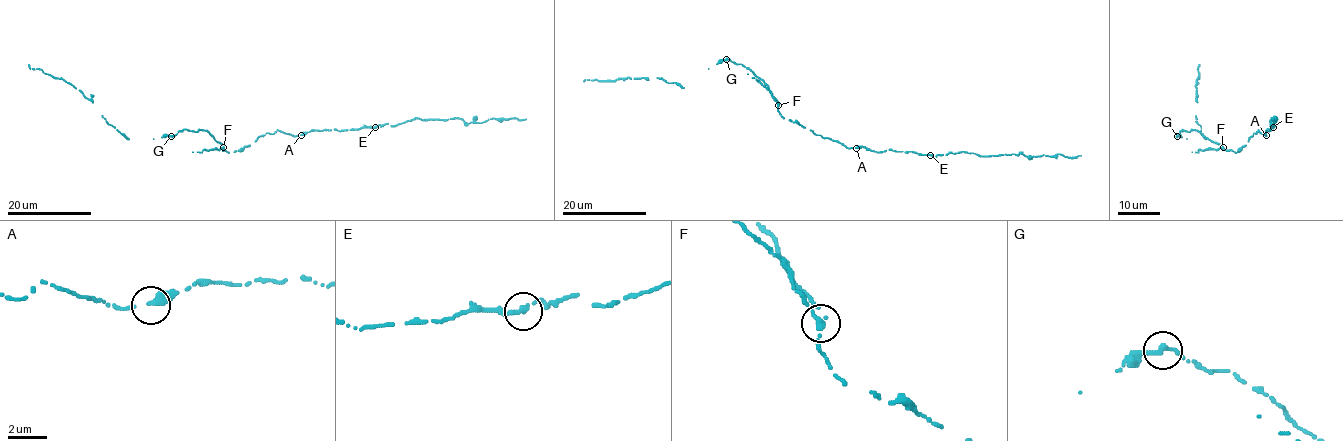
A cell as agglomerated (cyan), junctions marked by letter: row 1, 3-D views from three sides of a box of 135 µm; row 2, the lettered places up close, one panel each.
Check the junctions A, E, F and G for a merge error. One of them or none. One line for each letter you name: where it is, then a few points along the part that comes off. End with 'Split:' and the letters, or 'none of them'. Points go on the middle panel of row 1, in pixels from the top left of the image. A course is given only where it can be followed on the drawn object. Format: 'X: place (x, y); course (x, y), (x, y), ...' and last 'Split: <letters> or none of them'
Split: none of them

